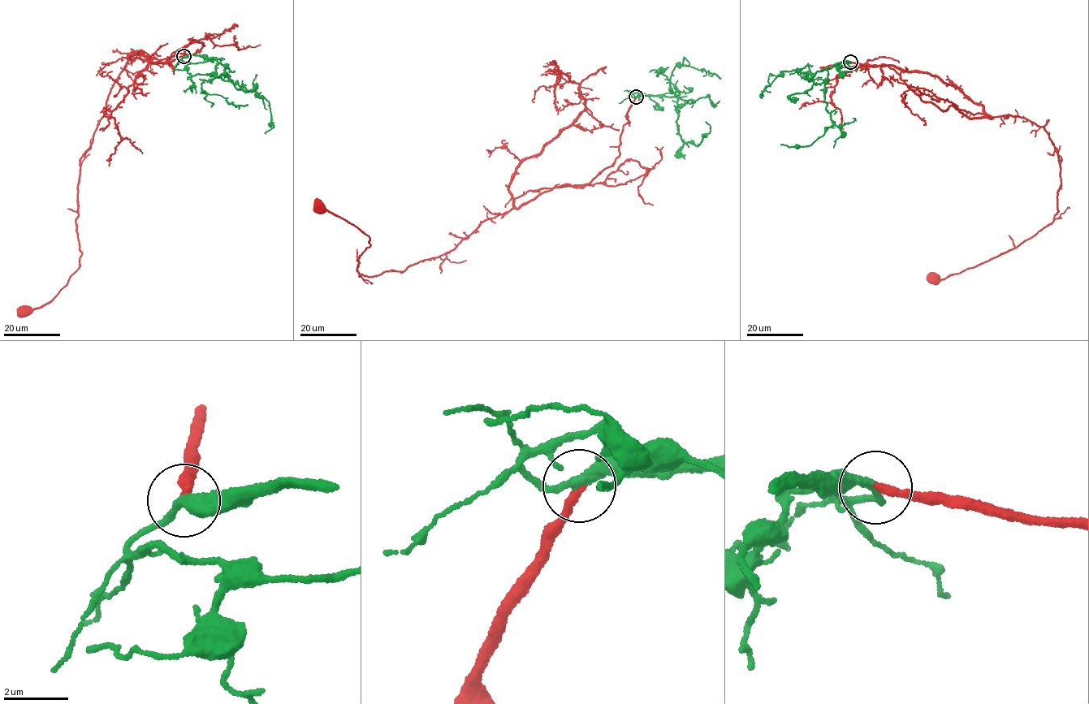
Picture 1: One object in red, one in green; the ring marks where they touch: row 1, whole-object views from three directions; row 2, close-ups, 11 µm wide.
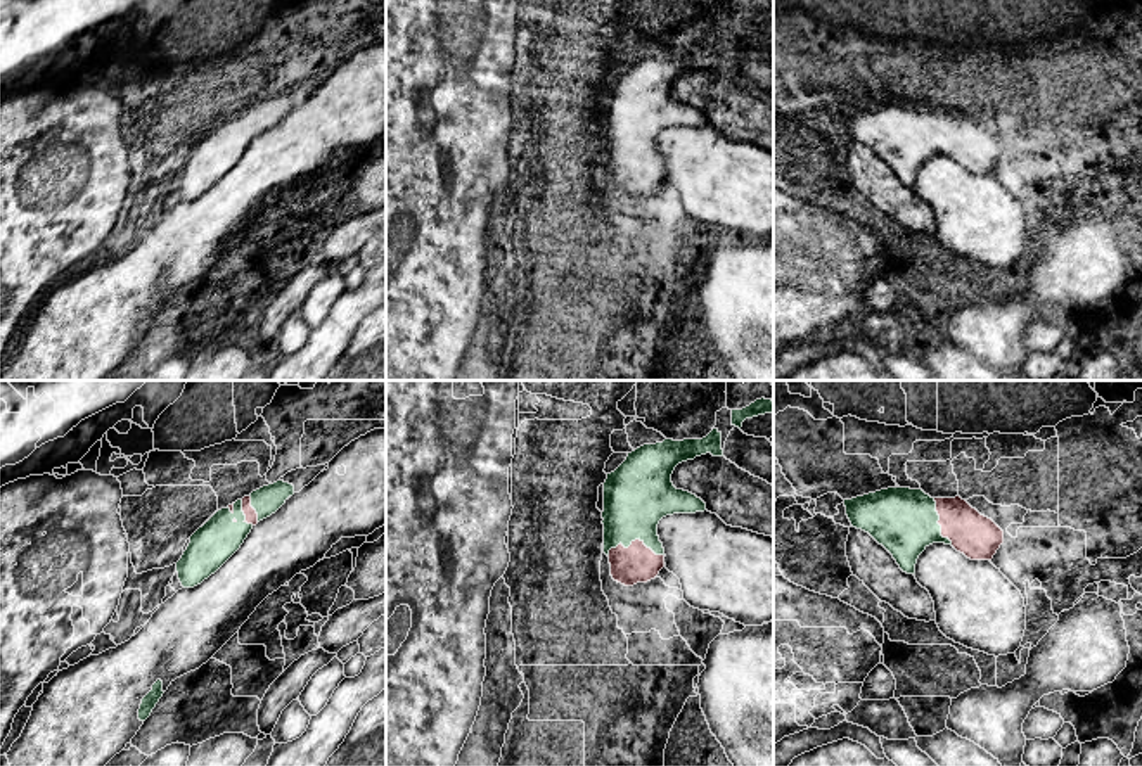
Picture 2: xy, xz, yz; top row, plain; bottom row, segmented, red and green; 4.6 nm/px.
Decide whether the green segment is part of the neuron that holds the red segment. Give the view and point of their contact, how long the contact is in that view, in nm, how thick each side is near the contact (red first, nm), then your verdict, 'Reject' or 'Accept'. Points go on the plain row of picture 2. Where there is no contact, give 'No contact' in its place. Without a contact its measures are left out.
Touches red at xz (635, 153). Shared border 260 nm. Thickness 180 nm (red) against 320 nm. Accept

